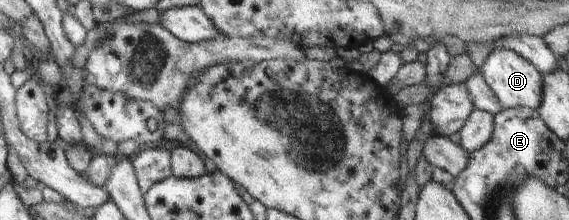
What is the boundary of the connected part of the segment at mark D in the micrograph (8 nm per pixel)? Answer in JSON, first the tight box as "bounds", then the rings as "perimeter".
{"bounds":[479,48,543,111],"perimeter":[[[497,48],[485,59],[479,72],[504,110],[527,108],[535,111],[539,109],[543,97],[542,75],[527,59],[509,49]]]}

